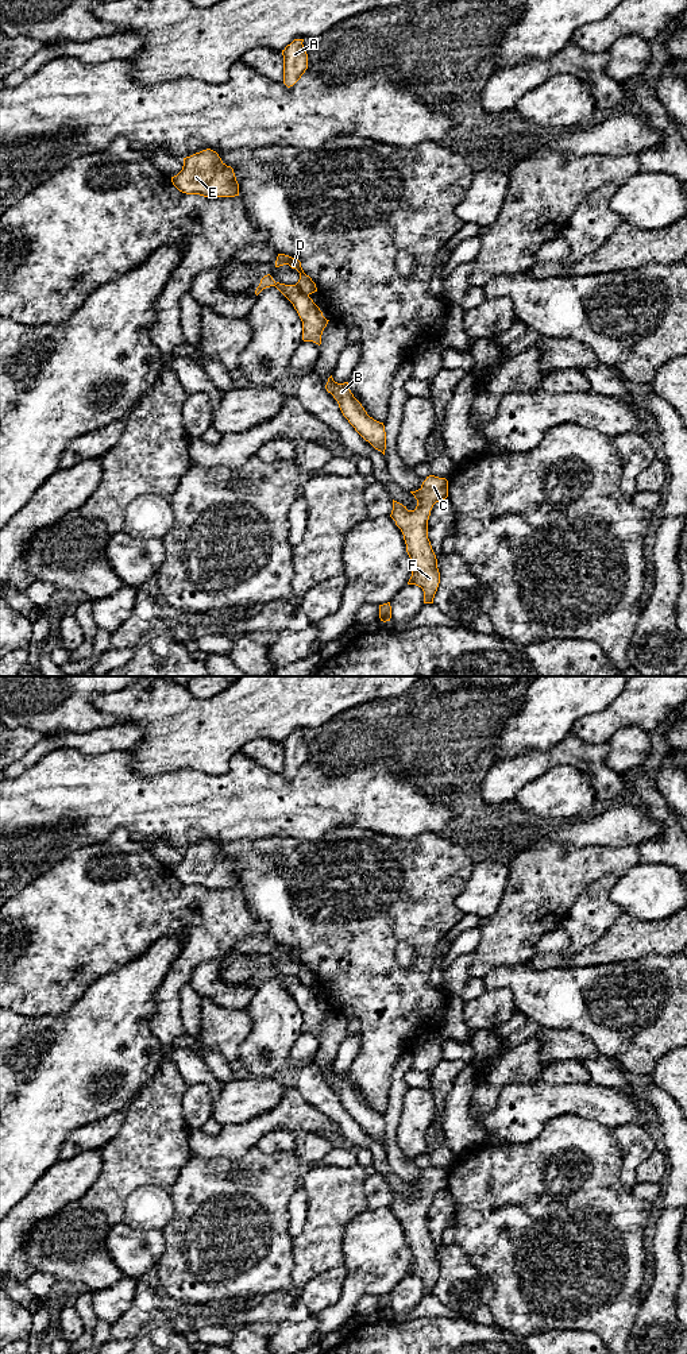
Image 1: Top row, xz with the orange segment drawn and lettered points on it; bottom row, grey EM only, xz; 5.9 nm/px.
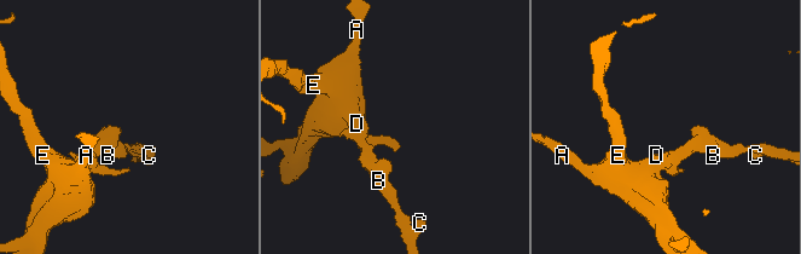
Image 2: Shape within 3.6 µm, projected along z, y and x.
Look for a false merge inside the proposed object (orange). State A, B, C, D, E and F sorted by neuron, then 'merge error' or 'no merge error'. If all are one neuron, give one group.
A D E / B C F | merge error

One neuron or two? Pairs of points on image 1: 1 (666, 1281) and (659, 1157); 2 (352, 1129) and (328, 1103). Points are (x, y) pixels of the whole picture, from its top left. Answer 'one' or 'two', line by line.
1: one
2: one

